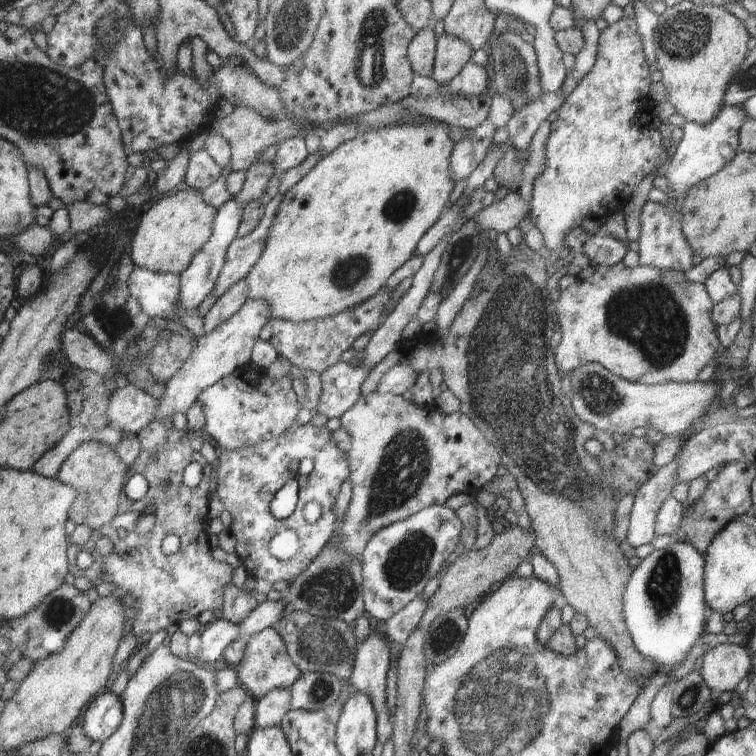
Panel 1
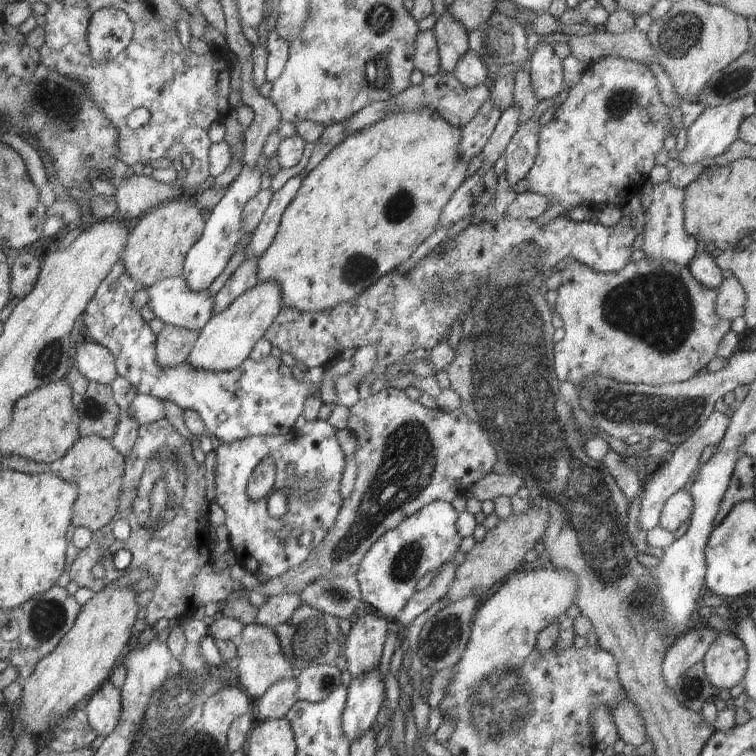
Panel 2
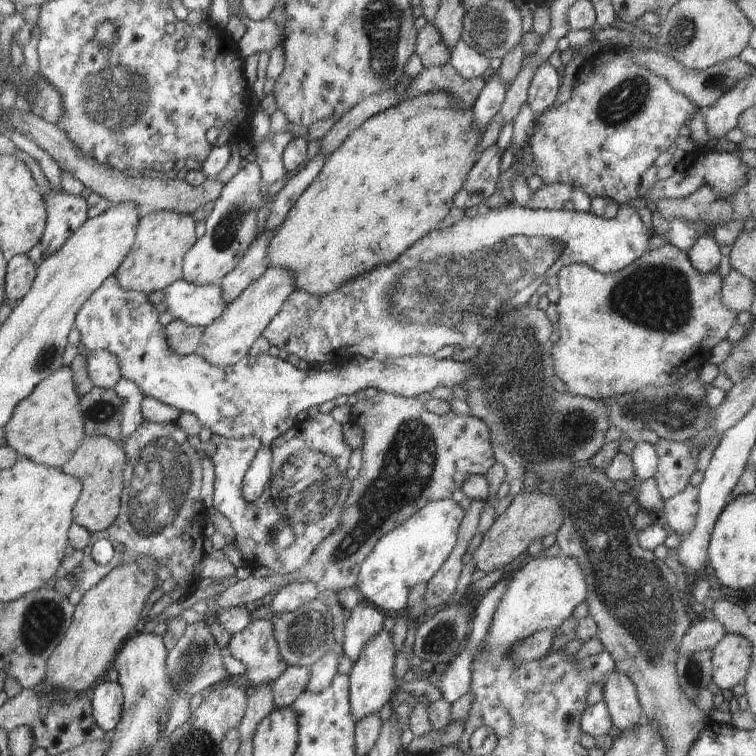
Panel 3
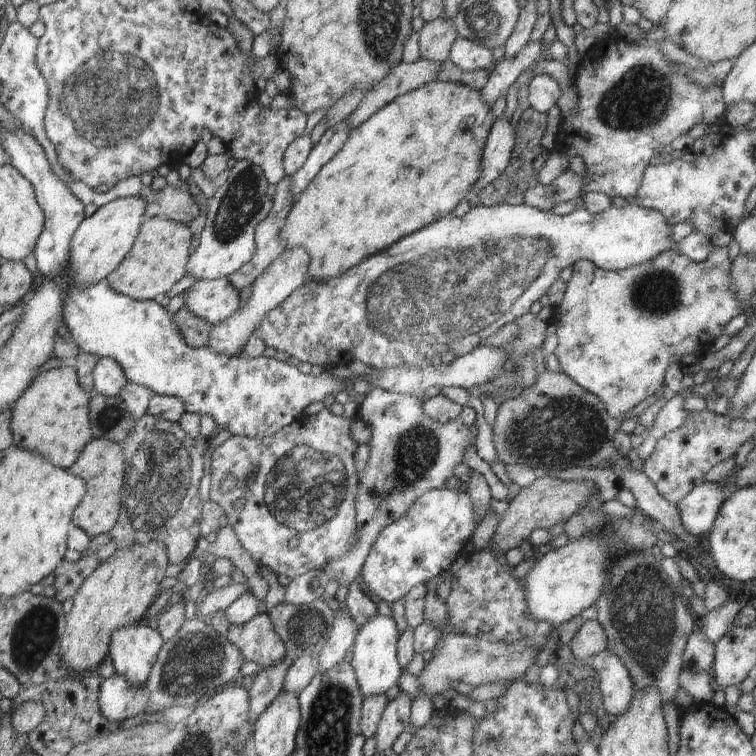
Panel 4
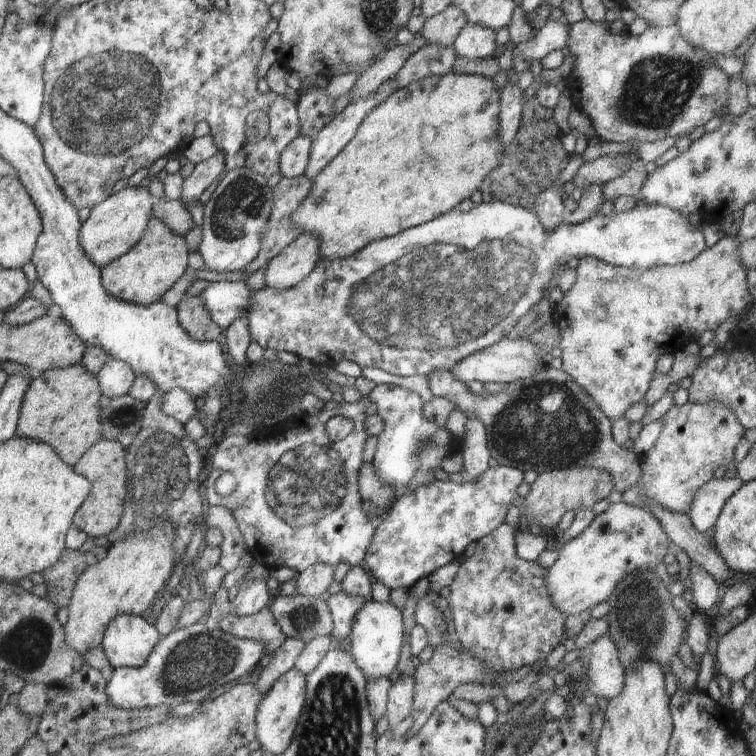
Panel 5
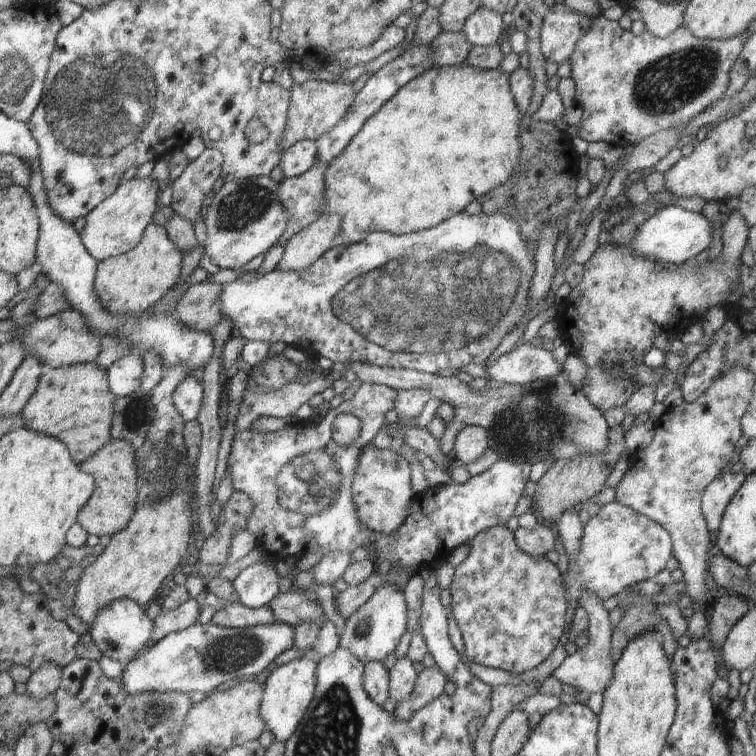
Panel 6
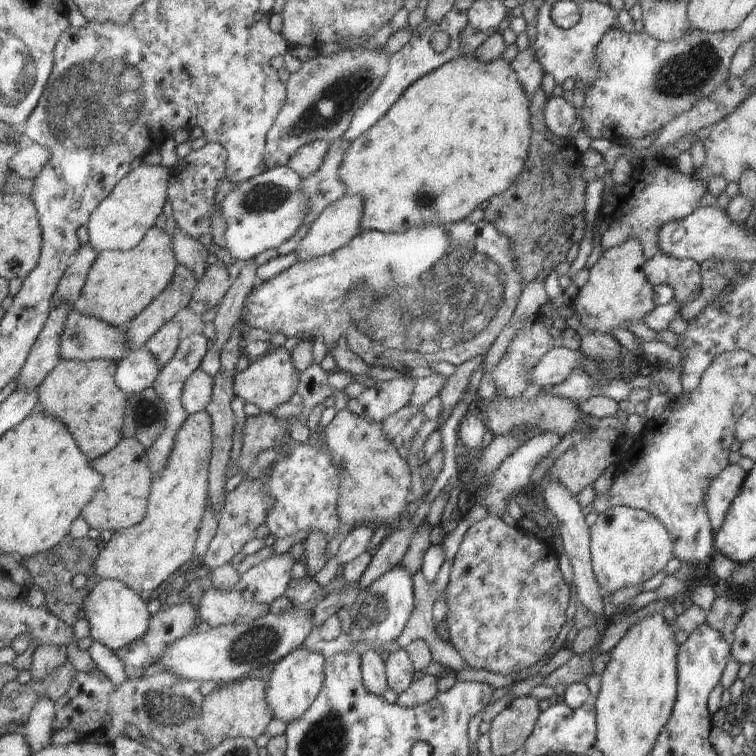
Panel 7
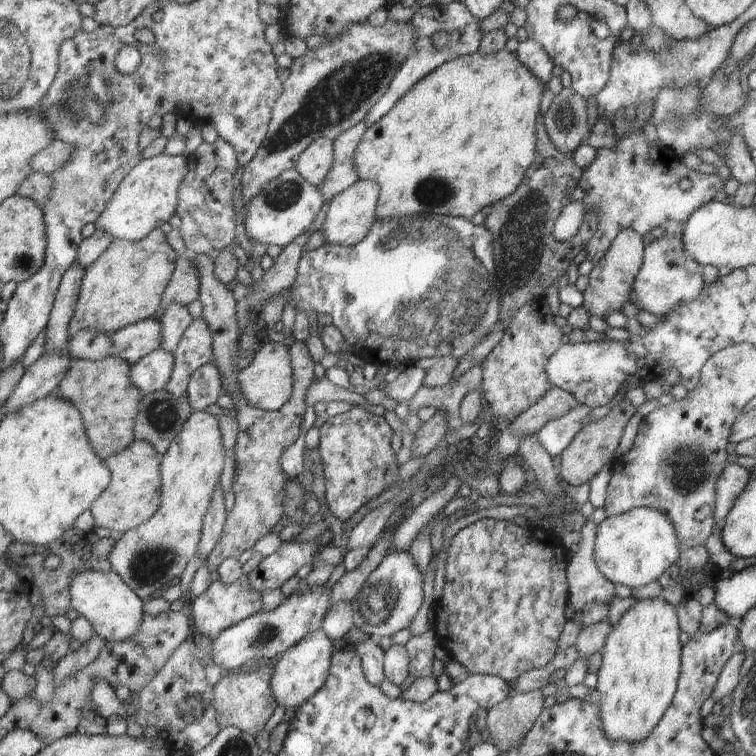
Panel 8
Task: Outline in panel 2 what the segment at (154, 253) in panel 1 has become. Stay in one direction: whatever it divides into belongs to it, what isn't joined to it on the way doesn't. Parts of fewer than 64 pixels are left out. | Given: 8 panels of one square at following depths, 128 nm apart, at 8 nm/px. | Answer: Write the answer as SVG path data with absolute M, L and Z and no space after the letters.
M192 194L153 208L128 233L128 244L122 254L126 274L146 288L167 278L182 277L186 254L200 240L204 228L202 212L194 206Z

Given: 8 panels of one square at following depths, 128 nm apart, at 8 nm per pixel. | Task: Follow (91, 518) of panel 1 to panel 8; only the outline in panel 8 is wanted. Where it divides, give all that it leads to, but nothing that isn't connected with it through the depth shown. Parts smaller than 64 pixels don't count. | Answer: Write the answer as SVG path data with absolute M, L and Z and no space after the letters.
M136 440L116 456L102 459L104 466L111 474L111 481L108 488L89 508L94 518L95 526L106 528L106 530L116 530L126 532L152 518L162 502L162 478L160 472L160 457L158 453L143 440Z

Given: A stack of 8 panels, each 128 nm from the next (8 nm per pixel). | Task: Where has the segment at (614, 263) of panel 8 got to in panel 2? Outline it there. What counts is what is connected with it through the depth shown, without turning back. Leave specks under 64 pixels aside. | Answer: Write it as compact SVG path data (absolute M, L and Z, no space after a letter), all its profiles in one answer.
M648 258L640 260L640 262L629 262L629 264L616 273L600 273L593 270L590 266L574 260L565 270L559 272L562 277L562 284L558 288L558 299L556 307L553 310L553 316L556 321L561 324L566 331L562 341L554 344L554 371L560 383L572 382L579 394L584 381L587 381L593 375L601 375L618 383L643 383L646 385L661 386L667 383L675 384L688 381L690 378L696 377L702 368L707 368L708 363L716 357L719 343L724 336L731 330L731 324L726 320L720 319L715 314L715 301L717 292L706 288L697 282L690 273L689 268L678 267L672 262L661 259L660 261L652 261Z

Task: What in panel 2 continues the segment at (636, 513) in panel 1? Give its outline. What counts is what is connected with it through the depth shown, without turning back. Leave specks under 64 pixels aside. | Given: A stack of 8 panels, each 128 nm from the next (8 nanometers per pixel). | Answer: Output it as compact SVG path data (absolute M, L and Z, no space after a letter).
M713 412L713 414L704 422L704 425L687 441L681 446L674 448L673 453L668 456L665 460L666 464L661 464L655 467L653 475L644 482L643 492L640 495L640 516L638 516L638 527L640 530L648 533L650 530L659 526L659 517L662 508L665 503L674 495L676 492L682 491L686 483L689 482L693 472L697 469L697 466L704 454L704 450L714 444L718 444L724 439L729 418L725 414L720 412Z

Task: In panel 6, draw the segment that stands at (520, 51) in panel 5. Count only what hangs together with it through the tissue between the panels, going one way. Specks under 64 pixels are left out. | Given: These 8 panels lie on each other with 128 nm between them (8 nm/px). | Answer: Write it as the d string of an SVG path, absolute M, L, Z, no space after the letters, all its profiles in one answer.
M564 3L552 6L544 18L540 34L541 52L546 61L558 65L568 61L591 20L580 17Z

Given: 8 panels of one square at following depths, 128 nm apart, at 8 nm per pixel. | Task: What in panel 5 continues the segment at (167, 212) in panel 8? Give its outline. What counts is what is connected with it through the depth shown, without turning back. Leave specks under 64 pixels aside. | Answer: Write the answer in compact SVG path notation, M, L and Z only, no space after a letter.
M125 187L96 205L78 232L78 243L83 254L100 270L127 254L142 239L155 202L148 189Z

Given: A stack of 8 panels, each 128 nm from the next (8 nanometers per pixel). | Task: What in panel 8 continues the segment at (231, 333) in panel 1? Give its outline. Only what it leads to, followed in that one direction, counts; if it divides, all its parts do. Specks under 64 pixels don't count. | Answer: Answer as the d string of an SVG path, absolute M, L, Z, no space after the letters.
M358 180L350 188L346 188L344 192L333 196L326 214L326 220L324 220L321 228L326 243L352 246L362 242L376 220L375 212L379 196L380 186L374 180Z

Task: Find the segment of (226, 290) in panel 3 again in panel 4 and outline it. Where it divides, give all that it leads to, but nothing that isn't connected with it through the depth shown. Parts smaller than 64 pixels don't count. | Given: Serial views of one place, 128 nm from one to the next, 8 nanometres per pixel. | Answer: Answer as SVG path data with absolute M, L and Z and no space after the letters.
M286 175L276 185L276 191L272 196L272 208L268 216L256 226L256 250L252 260L227 276L228 282L236 290L241 290L244 287L248 288L264 272L264 269L271 262L274 262L281 252L285 251L280 232L282 232L286 217L290 214L294 204L294 198L290 194L292 178Z

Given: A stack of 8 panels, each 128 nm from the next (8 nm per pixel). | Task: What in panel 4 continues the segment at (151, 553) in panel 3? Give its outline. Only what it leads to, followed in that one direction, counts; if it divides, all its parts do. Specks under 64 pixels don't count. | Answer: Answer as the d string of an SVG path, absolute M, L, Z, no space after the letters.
M144 414L130 430L128 438L120 445L125 464L120 514L112 530L91 539L91 551L96 552L100 564L104 564L124 548L150 540L160 540L167 549L169 564L184 562L194 552L196 542L201 538L200 520L202 520L203 500L200 499L198 488L200 479L204 475L203 440L190 438L178 423Z

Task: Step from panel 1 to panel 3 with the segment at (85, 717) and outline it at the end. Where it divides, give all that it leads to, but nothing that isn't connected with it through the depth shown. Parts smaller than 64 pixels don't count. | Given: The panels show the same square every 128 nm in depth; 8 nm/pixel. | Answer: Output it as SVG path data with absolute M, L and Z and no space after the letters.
M101 679L90 689L89 695L94 722L104 731L114 730L122 716L123 694L120 684Z

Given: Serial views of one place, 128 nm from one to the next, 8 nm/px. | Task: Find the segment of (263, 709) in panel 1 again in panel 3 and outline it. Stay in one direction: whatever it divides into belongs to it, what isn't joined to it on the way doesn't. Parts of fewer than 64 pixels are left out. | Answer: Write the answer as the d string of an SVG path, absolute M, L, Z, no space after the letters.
M288 666L273 682L275 708L292 706L294 701L306 690L310 680L310 668L306 666Z

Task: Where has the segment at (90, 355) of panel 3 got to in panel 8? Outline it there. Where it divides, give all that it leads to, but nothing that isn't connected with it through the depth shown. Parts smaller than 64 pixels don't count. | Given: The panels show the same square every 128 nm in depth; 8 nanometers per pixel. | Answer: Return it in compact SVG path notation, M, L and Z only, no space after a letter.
M160 349L130 365L130 382L143 394L164 390L174 366L173 354Z

